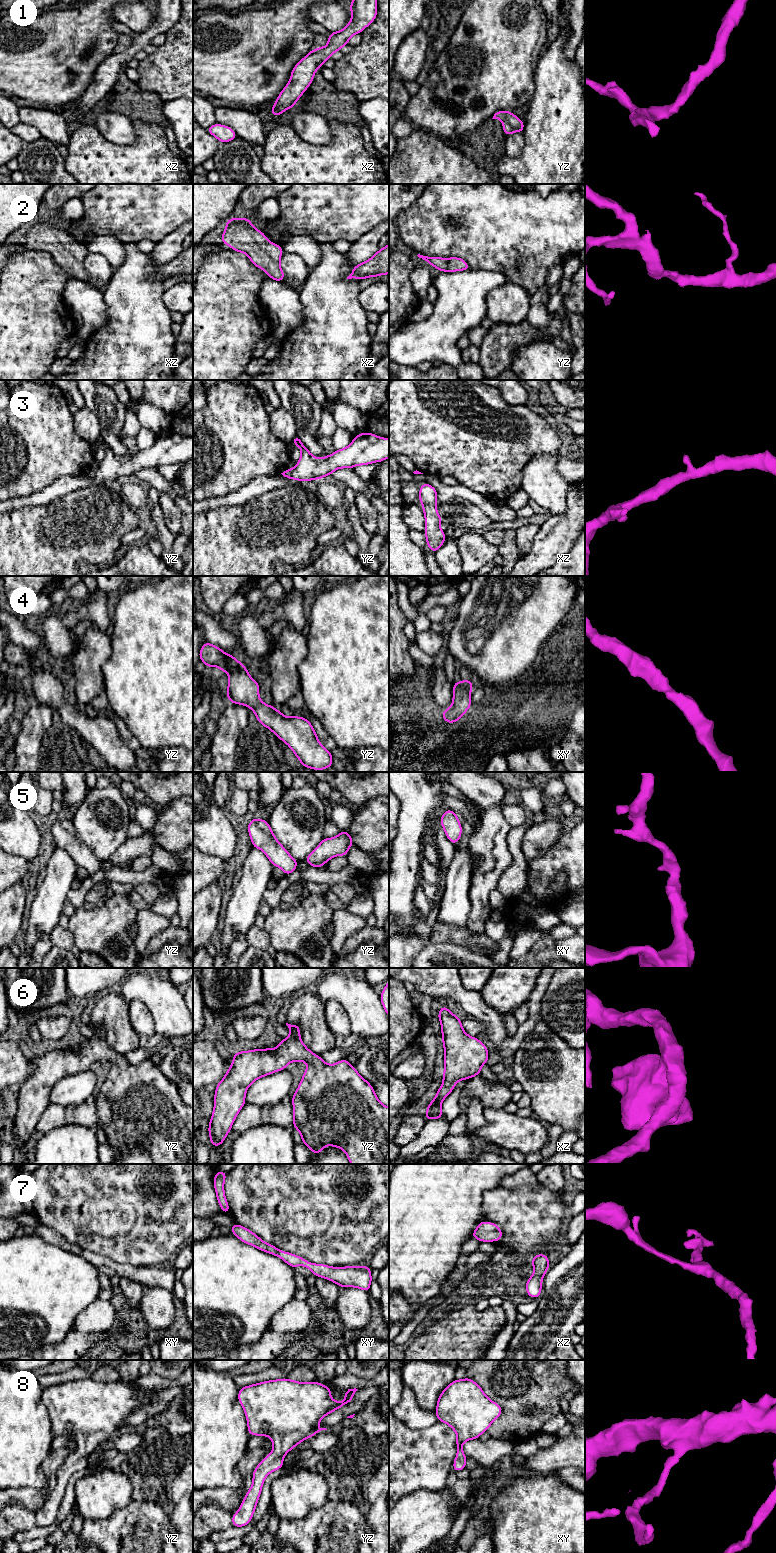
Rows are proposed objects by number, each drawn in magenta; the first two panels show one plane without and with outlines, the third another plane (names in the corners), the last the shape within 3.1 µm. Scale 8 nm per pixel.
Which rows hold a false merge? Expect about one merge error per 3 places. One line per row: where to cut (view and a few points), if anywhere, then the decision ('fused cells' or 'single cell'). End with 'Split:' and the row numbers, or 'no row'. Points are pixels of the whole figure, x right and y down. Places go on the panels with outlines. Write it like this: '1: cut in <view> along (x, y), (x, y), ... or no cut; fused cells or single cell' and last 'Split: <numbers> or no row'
1: no cut; single cell
2: no cut; single cell
3: no cut; single cell
4: no cut; single cell
5: no cut; single cell
6: no cut; single cell
7: no cut; single cell
8: no cut; single cell
Split: no row

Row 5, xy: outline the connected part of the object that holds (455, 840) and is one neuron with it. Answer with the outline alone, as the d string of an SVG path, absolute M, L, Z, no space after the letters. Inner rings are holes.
M448 808L440 817L440 823L448 840L456 845L462 835L462 826L457 818L457 814Z

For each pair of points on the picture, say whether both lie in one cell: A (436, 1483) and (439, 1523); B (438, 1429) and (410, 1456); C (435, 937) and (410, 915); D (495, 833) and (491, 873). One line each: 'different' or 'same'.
A: different
B: same
C: different
D: same

